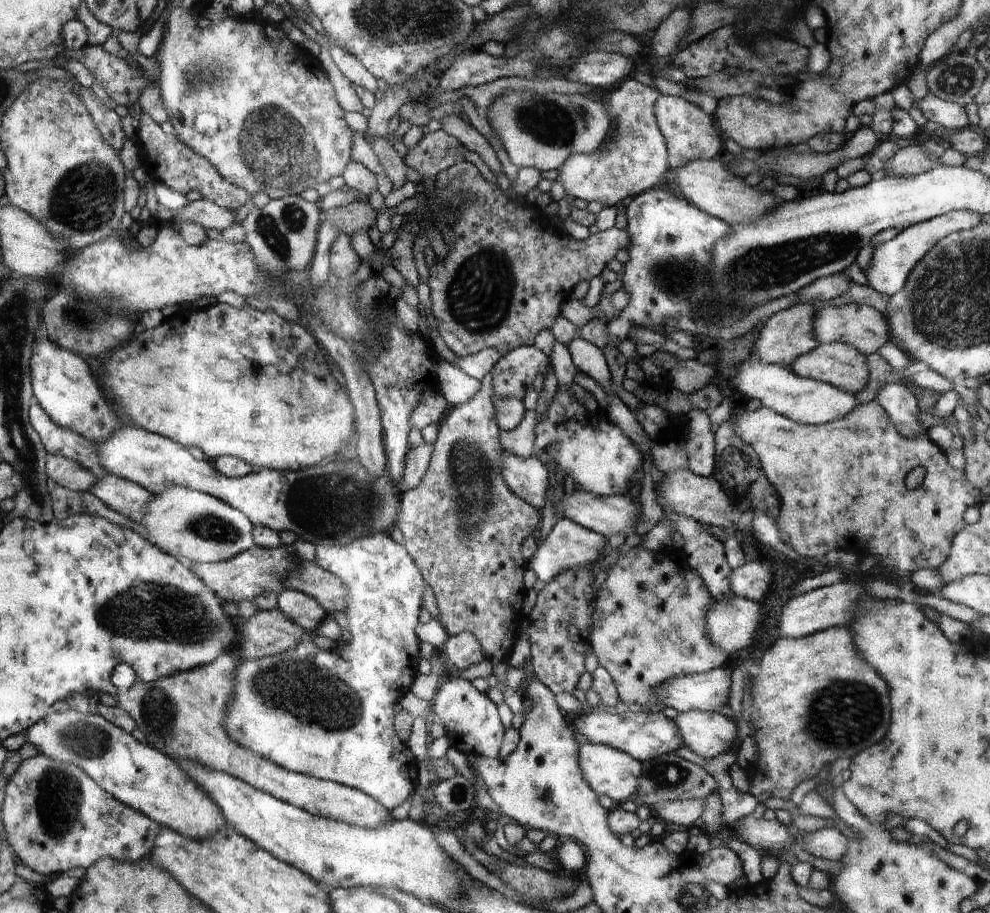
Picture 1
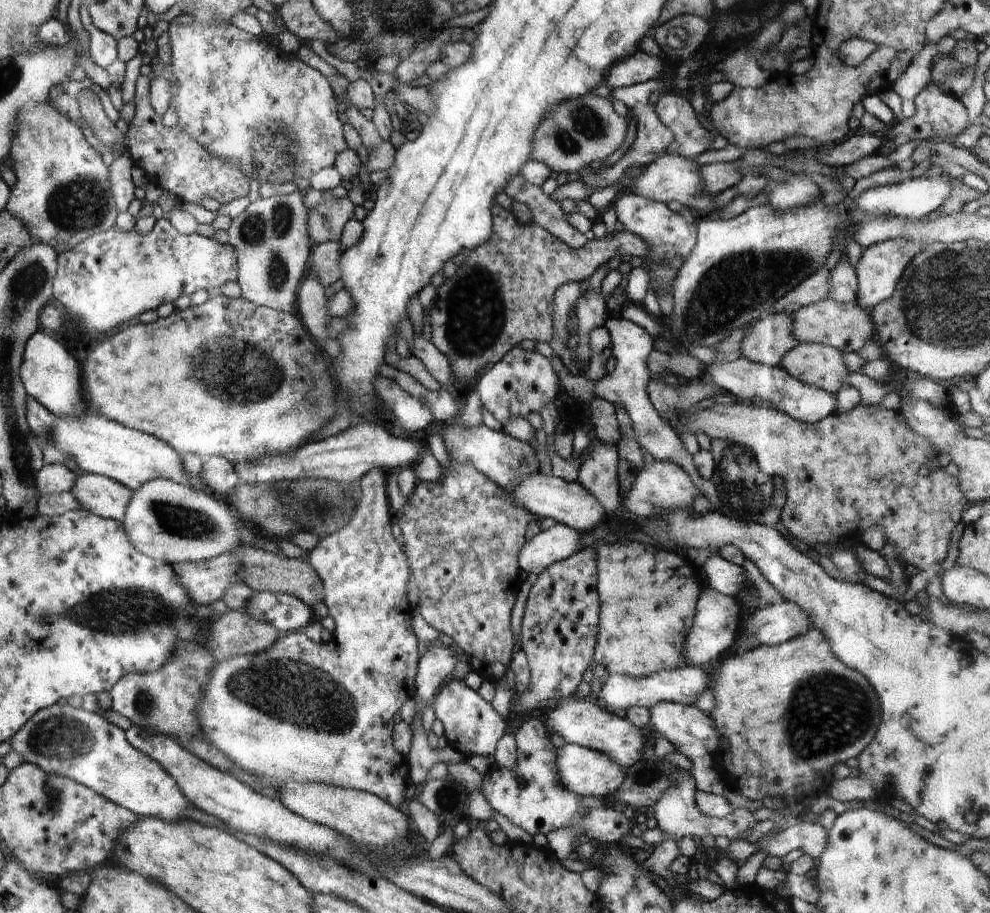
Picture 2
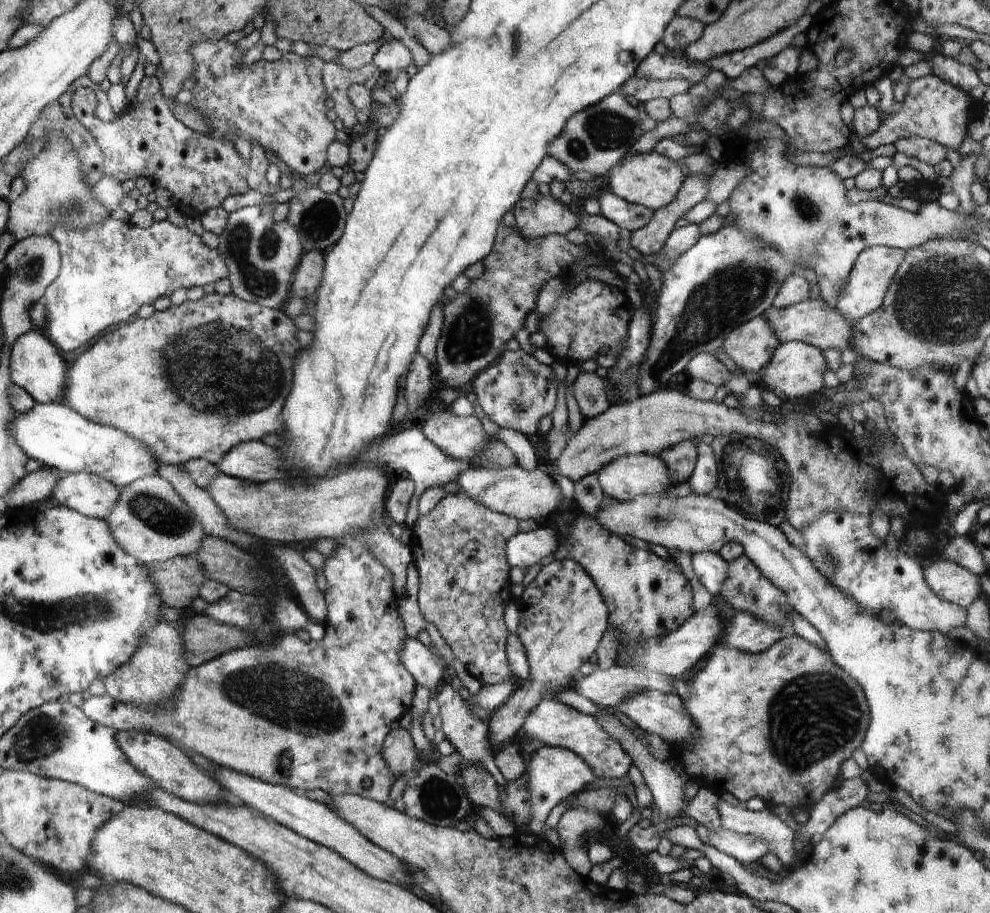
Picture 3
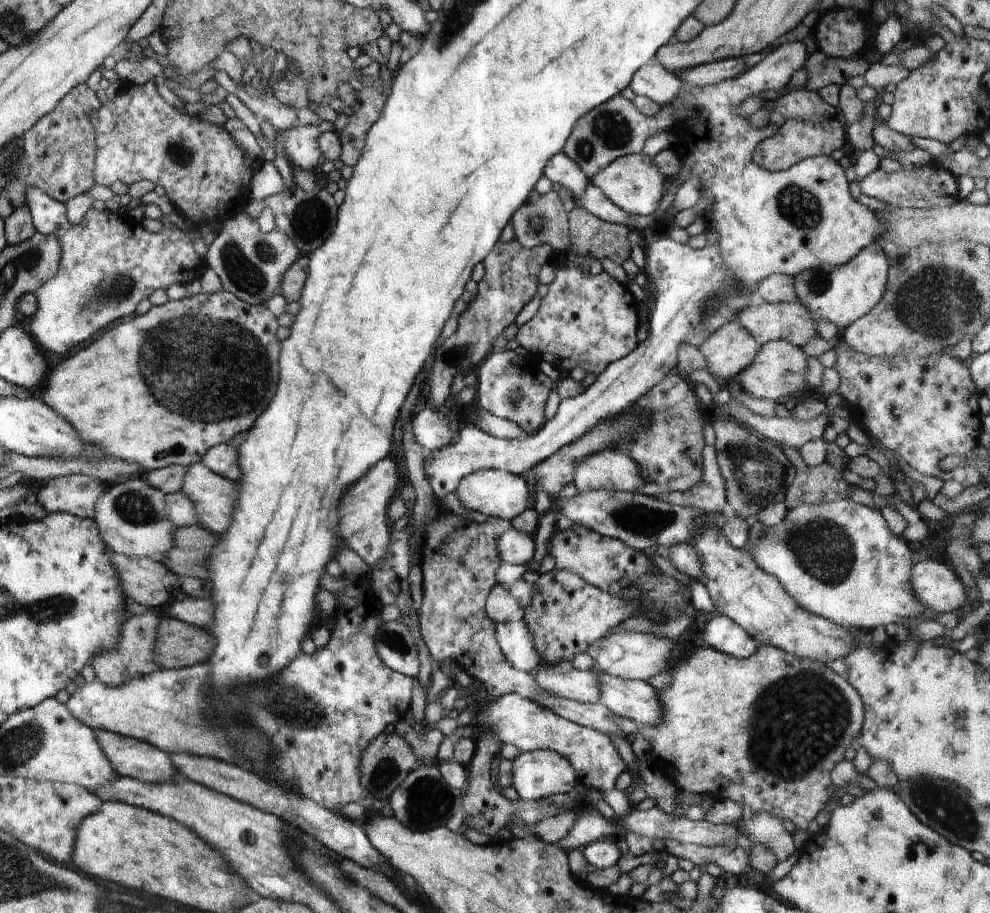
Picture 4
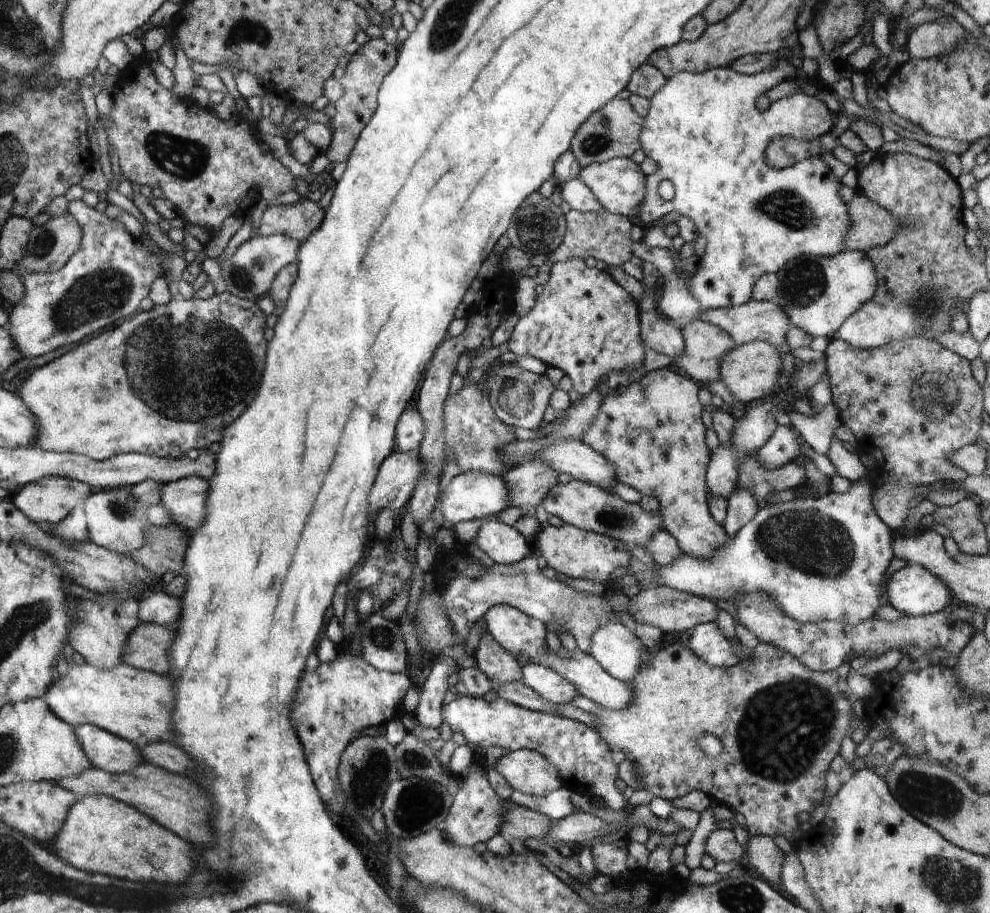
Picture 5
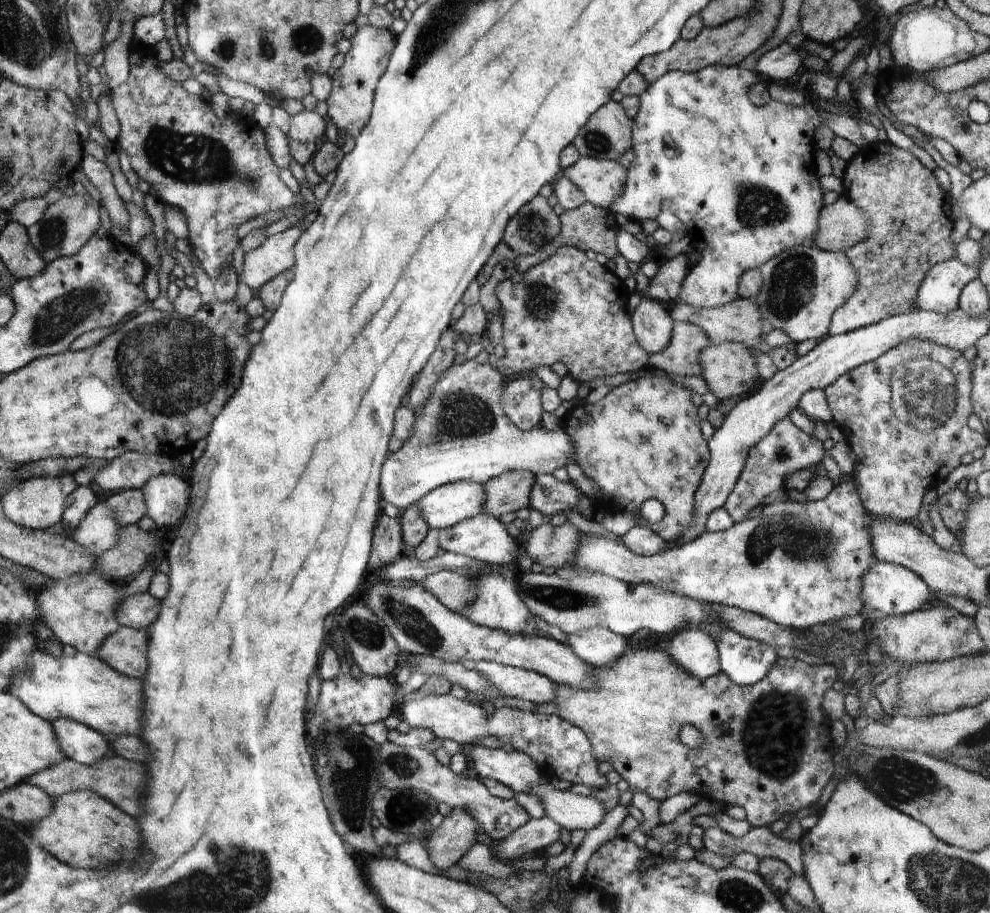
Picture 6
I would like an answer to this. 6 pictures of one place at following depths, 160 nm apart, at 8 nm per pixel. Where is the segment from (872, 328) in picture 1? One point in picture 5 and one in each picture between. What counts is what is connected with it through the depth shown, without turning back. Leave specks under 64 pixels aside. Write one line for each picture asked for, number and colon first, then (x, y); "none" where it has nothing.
2: (848, 327)
3: (814, 322)
4: (792, 322)
5: (754, 320)

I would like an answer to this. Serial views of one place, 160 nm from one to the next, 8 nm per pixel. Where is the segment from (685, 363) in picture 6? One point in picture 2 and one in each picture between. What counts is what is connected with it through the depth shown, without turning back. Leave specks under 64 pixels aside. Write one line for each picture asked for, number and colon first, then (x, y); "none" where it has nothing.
2: (766, 341)
3: (751, 345)
4: (731, 349)
5: (705, 344)

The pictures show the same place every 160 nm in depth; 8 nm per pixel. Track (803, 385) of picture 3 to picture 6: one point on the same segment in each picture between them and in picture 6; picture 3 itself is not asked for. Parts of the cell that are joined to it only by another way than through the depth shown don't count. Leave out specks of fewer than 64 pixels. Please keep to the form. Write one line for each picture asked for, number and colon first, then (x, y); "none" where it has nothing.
4: (779, 371)
5: (752, 372)
6: (729, 369)

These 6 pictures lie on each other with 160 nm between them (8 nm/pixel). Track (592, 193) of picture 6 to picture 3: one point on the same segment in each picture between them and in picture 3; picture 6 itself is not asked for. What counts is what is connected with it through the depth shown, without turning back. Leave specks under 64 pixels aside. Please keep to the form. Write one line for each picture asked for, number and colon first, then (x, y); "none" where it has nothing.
3: (650, 180)
4: (633, 182)
5: (619, 184)

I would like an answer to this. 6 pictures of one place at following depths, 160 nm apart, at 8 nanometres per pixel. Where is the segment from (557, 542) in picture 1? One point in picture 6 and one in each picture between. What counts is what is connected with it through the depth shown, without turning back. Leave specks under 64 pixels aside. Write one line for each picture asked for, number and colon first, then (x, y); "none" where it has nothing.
2: (545, 548)
3: (525, 549)
4: (514, 546)
5: (504, 544)
6: (485, 538)

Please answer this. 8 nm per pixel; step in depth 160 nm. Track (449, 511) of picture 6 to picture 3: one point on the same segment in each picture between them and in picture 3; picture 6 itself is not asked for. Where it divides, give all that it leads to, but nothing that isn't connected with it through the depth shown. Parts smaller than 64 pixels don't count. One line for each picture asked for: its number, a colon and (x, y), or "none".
3: (515, 492)
4: (496, 493)
5: (472, 494)

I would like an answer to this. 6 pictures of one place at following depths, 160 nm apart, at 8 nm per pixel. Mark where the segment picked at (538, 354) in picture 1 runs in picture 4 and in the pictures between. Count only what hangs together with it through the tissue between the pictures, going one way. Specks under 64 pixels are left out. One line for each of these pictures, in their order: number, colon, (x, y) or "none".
2: (523, 381)
3: (516, 392)
4: (510, 385)

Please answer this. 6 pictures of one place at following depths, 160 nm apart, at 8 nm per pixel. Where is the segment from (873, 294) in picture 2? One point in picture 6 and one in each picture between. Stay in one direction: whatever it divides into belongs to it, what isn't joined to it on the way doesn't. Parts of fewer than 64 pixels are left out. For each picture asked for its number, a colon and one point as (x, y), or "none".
3: (869, 280)
4: (842, 294)
5: (818, 294)
6: (803, 286)

